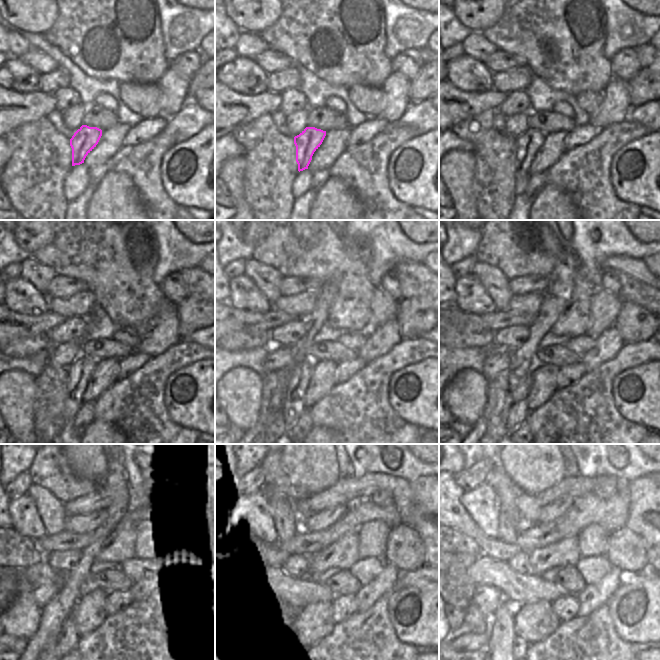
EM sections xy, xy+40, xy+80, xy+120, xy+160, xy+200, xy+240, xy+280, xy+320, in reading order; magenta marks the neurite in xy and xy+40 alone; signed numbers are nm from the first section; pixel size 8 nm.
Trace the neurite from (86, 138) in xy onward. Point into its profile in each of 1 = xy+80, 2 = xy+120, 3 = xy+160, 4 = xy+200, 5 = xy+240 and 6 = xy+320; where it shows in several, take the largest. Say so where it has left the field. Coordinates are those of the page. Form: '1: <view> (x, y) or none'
1: xy+80 (527, 145)
2: xy+120 (79, 372)
3: xy+160 (293, 406)
4: xy+200 (518, 411)
5: xy+240 (69, 638)
6: xy+320 (519, 646)

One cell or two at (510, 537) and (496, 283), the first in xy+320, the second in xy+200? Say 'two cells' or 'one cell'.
one cell

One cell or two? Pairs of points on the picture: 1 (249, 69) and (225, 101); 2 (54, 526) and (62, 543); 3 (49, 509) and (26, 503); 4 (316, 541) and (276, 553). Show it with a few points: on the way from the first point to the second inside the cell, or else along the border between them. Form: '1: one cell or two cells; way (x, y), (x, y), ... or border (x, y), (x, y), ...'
1: two cells; border (225, 84), (237, 92), (256, 95)
2: two cells; border (63, 530), (56, 534), (48, 535)
3: two cells; border (26, 492), (33, 500), (44, 527)
4: two cells; border (281, 543), (281, 546), (287, 553)

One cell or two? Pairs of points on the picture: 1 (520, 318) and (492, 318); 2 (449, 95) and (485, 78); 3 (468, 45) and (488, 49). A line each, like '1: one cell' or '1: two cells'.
1: one cell
2: two cells
3: one cell

